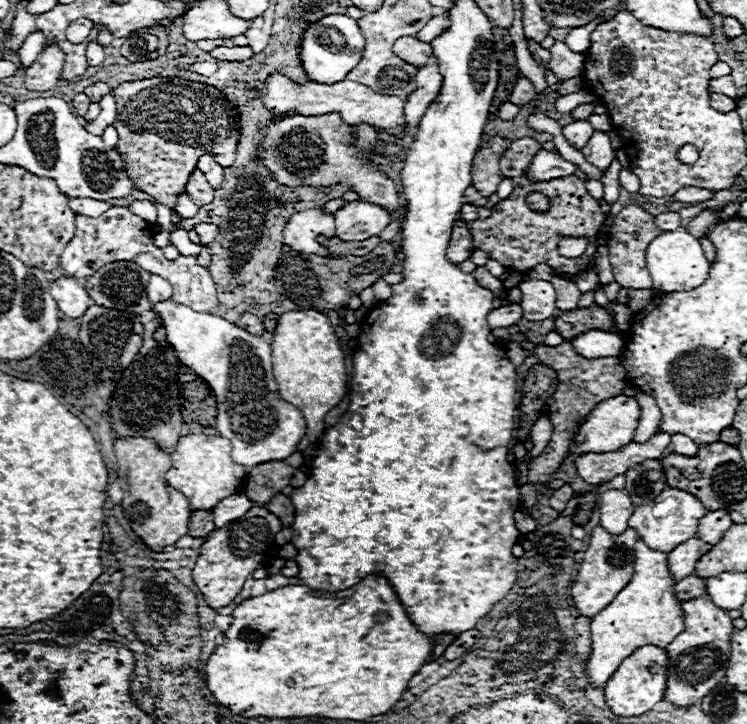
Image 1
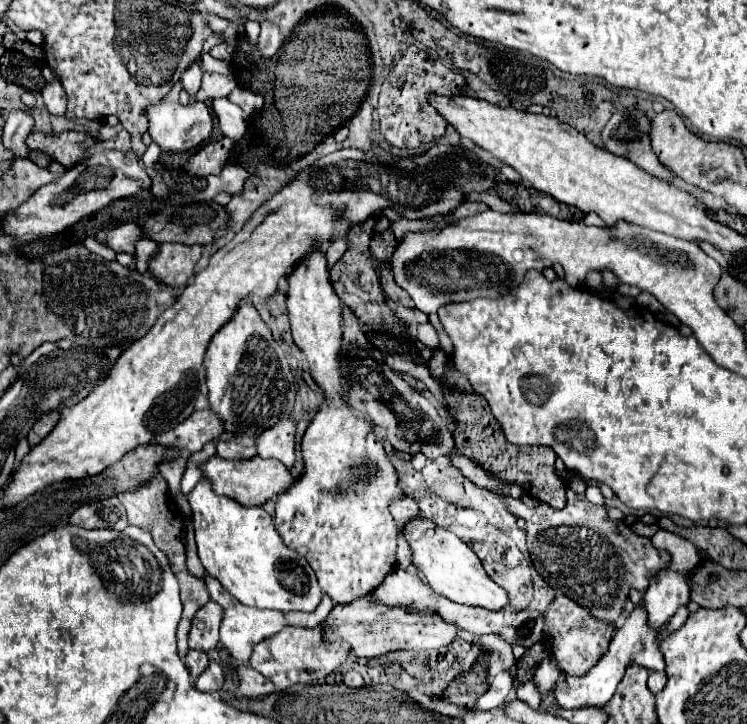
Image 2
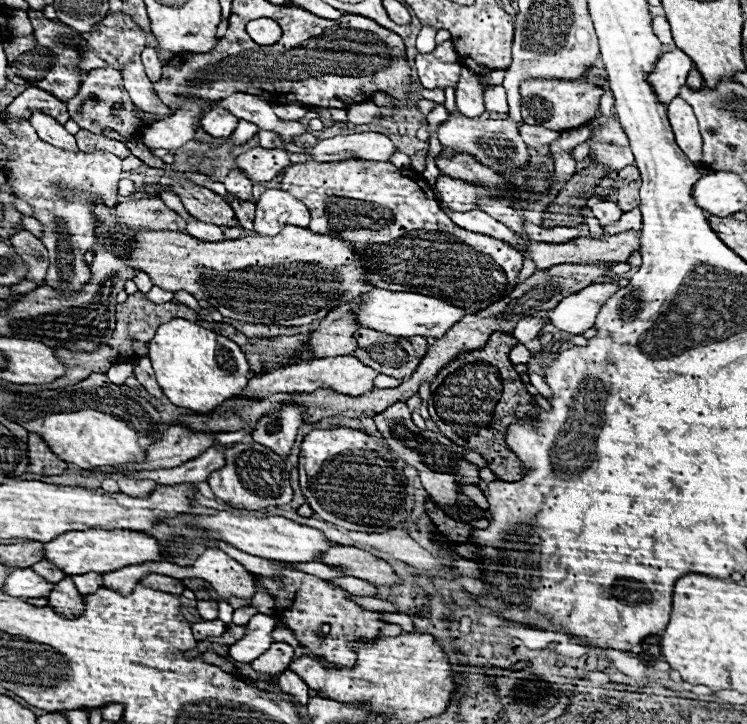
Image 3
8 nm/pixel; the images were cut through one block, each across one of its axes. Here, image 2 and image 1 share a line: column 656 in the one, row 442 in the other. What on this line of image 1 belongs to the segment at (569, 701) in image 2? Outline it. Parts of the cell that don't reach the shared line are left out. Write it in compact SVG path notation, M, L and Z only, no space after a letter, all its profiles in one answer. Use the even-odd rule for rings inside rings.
M656 434L648 442L630 442L614 452L606 454L584 454L574 460L578 476L588 484L608 482L618 474L634 468L644 460L658 460L670 446L668 434Z

